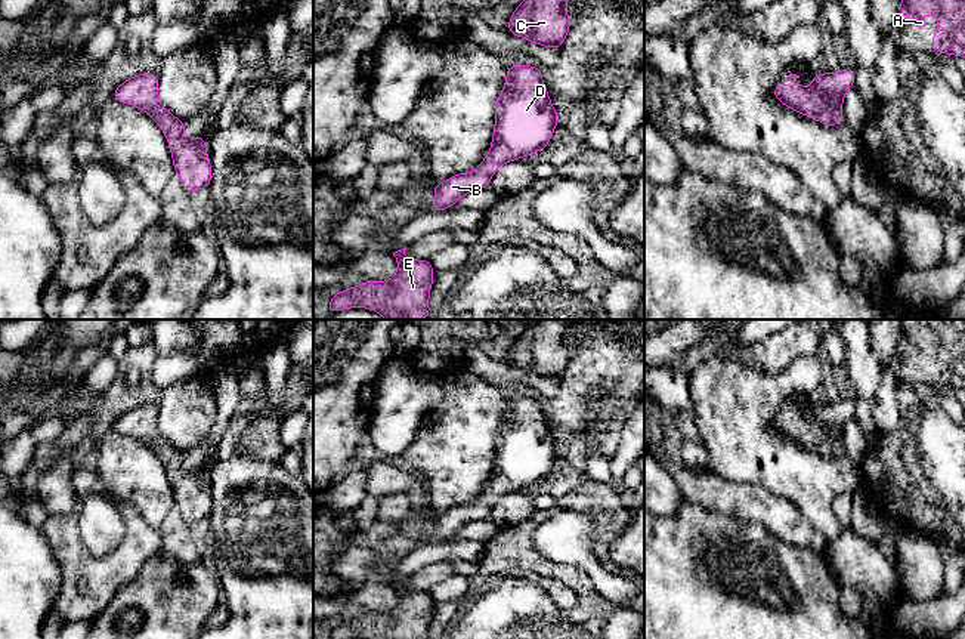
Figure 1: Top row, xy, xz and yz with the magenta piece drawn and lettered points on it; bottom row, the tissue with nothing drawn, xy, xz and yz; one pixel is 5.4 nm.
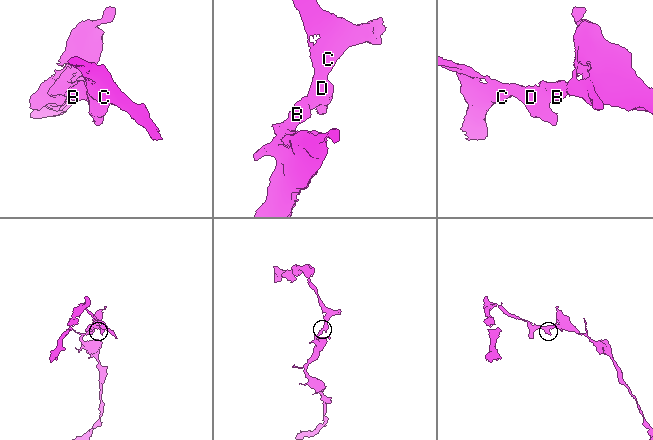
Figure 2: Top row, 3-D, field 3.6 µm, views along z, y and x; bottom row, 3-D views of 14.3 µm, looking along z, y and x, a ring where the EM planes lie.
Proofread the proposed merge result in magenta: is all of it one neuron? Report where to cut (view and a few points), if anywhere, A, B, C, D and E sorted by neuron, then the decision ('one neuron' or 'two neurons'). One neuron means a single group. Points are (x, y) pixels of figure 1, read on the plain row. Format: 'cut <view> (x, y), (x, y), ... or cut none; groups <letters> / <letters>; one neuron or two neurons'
cut none; groups A B C D E; one neuron

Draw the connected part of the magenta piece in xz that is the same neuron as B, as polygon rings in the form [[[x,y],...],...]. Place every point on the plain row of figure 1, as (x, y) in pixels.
[[[505,398],[505,417],[495,435],[495,459],[486,490],[470,504],[454,506],[433,518],[430,543],[443,543],[463,527],[489,519],[491,507],[507,493],[548,478],[560,453],[541,411],[542,398]]]

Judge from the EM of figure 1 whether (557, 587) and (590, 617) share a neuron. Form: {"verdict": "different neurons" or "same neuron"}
{"verdict": "different neurons"}

